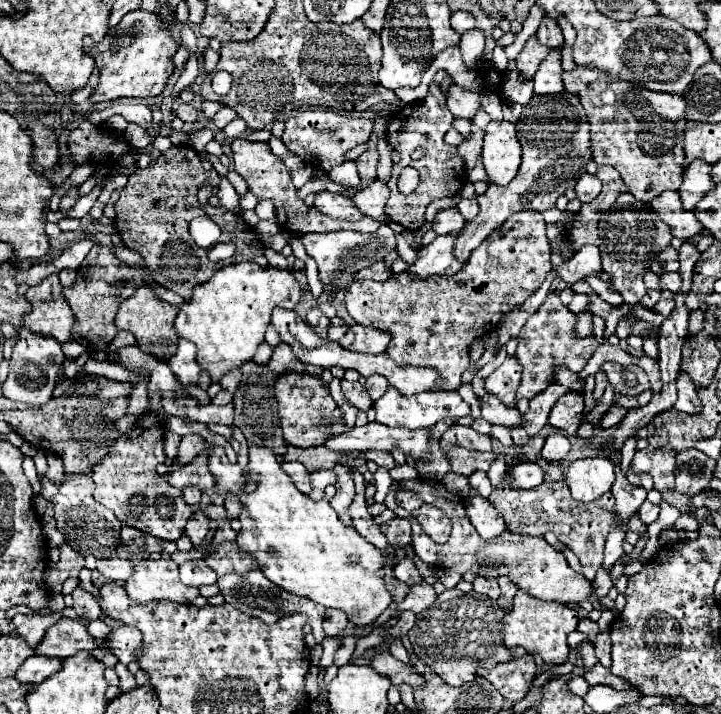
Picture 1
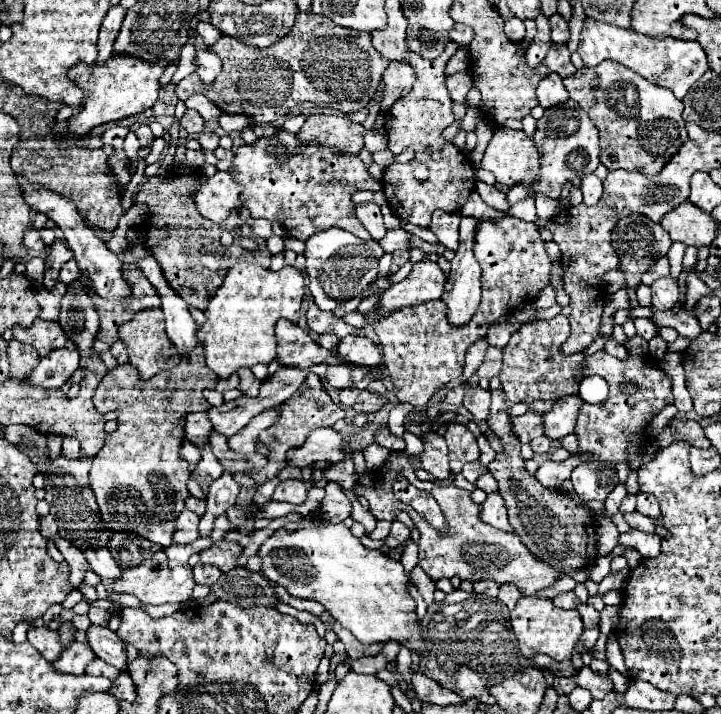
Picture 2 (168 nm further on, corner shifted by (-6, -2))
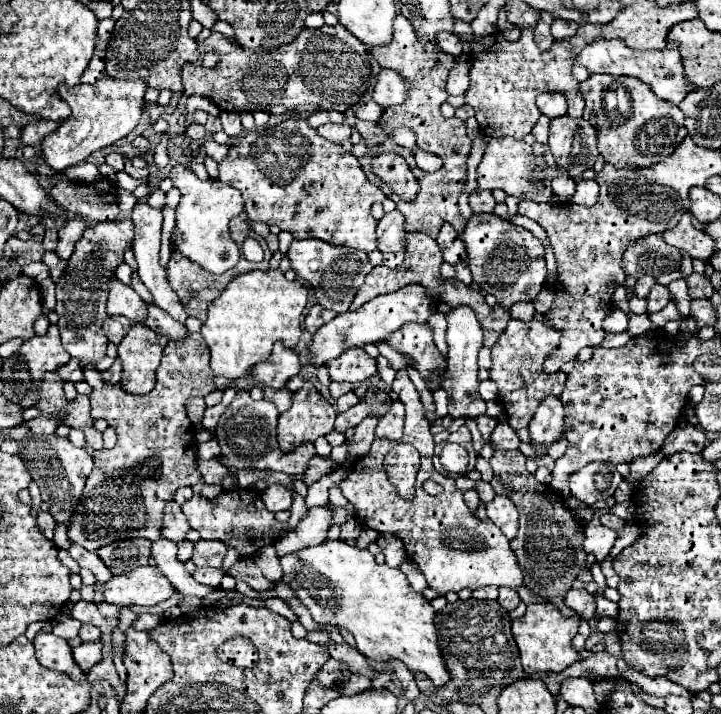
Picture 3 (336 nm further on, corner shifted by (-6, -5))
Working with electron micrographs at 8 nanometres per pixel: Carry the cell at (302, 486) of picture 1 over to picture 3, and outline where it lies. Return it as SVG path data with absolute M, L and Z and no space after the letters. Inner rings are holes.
M268 485L262 493L262 501L268 507L268 511L288 511L292 505L292 493L282 485Z

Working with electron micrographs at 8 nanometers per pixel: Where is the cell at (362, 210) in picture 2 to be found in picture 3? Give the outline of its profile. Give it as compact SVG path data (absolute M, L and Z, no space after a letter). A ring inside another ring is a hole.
M400 211L386 213L378 221L378 251L382 253L382 263L390 269L400 267L406 253L406 229L404 229L404 217Z

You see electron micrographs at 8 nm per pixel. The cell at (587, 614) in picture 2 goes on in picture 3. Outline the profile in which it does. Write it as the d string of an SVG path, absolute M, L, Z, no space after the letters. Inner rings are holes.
M570 589L566 593L564 603L576 611L578 615L582 615L584 619L592 619L596 613L596 603L594 603L594 595L590 595L586 589Z

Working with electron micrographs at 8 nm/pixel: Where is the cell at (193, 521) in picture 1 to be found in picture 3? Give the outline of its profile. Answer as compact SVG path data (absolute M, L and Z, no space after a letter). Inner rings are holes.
M176 501L172 503L166 503L164 507L164 523L162 523L162 535L174 543L182 541L186 537L186 533L190 531L188 523L186 523L186 517L180 509L180 505Z

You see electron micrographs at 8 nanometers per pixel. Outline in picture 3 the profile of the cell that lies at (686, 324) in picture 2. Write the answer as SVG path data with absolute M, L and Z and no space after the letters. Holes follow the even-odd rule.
M628 313L628 329L626 329L626 333L630 333L632 337L638 337L638 335L646 333L648 329L650 329L650 319L646 315Z

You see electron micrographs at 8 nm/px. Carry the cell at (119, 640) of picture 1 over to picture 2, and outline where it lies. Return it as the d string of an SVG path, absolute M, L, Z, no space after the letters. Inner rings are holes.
M90 626L88 640L98 658L116 666L118 670L126 670L126 664L128 664L126 644L124 640L120 640L120 636L116 636L116 632L102 626Z

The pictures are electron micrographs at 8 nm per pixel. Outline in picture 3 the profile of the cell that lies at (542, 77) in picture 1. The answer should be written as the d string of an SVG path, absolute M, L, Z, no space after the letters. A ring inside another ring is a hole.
M540 93L536 105L548 119L556 119L566 113L566 97L562 93Z

